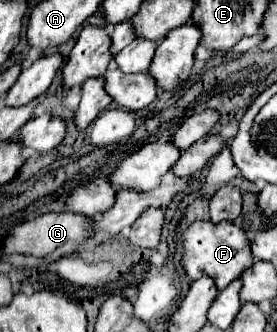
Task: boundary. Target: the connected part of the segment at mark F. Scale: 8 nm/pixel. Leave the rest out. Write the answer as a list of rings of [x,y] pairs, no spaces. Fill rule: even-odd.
[[[194,221],[182,235],[182,269],[188,273],[190,279],[200,279],[202,275],[208,275],[214,279],[218,289],[224,289],[228,283],[238,279],[244,269],[252,265],[252,253],[250,245],[246,239],[246,233],[242,227],[222,221],[222,223],[212,223],[212,221]]]

